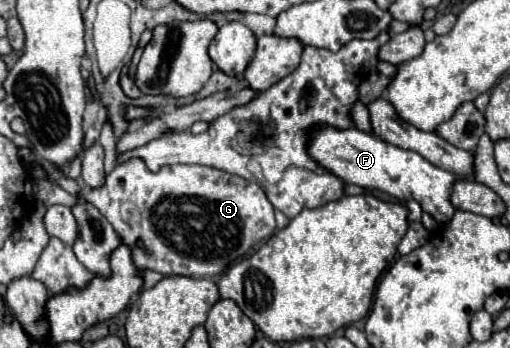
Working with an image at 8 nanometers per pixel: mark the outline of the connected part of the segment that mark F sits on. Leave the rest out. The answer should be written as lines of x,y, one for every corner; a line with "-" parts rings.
329,127
315,129
311,131
309,139
309,155
347,183
383,191
397,201
415,199
421,205
421,209
429,213
439,225
447,225
455,213
455,207
451,205
451,193
457,177
429,163
419,153
391,145
379,139
377,135
359,131
355,127
345,131

